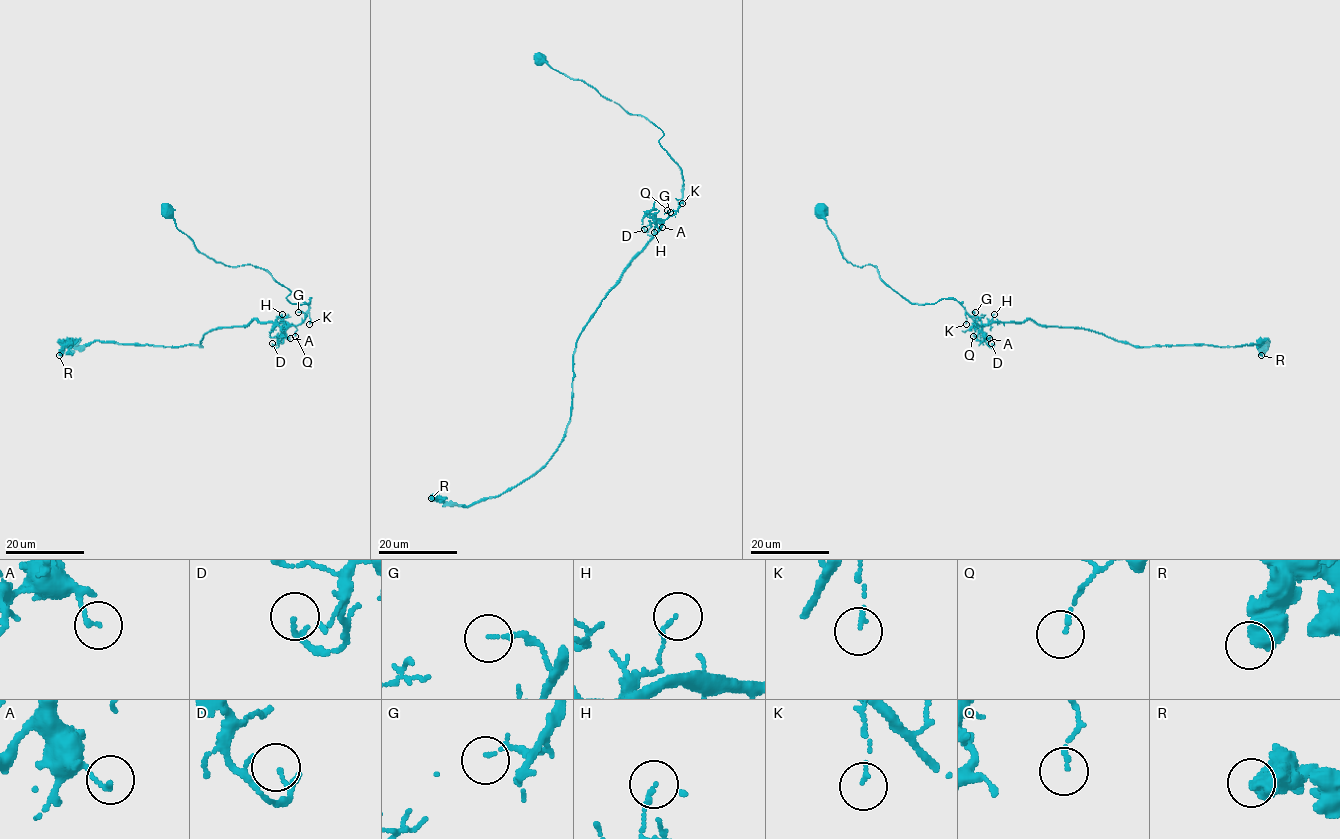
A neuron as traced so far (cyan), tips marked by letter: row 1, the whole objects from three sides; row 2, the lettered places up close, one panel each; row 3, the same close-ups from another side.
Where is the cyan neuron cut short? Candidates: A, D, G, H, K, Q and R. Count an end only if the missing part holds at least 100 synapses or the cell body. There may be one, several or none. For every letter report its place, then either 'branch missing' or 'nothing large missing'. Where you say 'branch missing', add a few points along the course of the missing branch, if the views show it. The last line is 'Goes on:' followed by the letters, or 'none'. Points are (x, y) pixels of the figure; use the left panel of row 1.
A: (290, 338) | nothing large missing
D: (272, 343) | nothing large missing
G: (298, 312) | nothing large missing
H: (282, 314) | nothing large missing
K: (309, 324) | nothing large missing
Q: (295, 336) | nothing large missing
R: (59, 355) | nothing large missing
Goes on: none

